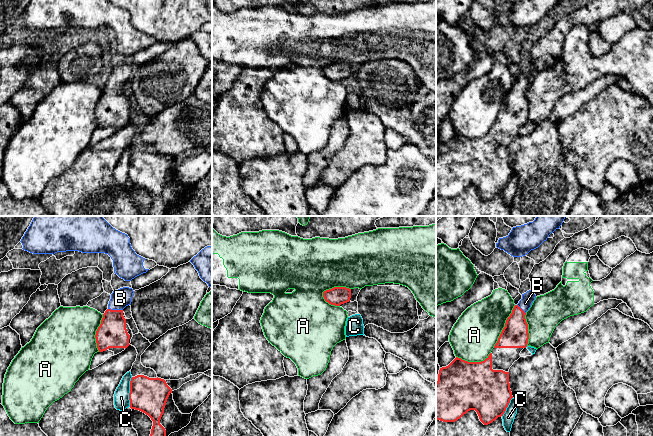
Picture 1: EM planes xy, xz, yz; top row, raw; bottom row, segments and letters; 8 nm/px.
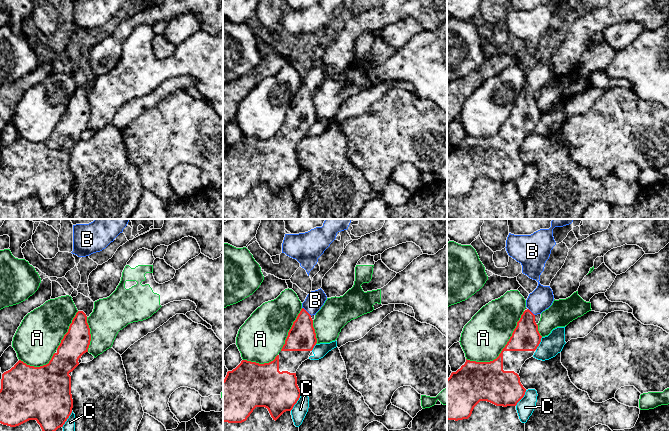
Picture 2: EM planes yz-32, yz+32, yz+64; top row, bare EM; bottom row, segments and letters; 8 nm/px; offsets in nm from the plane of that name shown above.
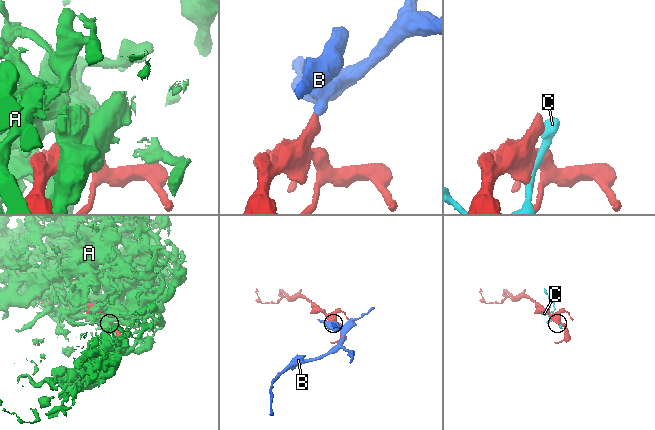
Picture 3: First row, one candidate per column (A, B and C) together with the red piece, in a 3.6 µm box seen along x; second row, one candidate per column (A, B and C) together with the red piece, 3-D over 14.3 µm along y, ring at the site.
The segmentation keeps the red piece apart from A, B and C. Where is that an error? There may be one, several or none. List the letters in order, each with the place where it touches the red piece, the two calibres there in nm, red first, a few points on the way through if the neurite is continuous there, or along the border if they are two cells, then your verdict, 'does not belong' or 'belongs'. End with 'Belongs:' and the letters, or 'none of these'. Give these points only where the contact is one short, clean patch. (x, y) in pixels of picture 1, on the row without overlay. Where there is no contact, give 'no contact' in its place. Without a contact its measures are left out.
A: meets red in xz at (334, 63); 150 nm thick on the red side, 440 nm on the other; does not belong
B: meets red in xy at (115, 86); 240 nm thick on the red side, 150 nm on the other; runs through xy (112, 109), (115, 86), (120, 74); belongs
C: meets red in xy at (130, 168); 280 nm thick on the red side, 130 nm on the other; does not belong
Belongs: B

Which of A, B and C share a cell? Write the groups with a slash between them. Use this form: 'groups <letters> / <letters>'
groups A / B / C

